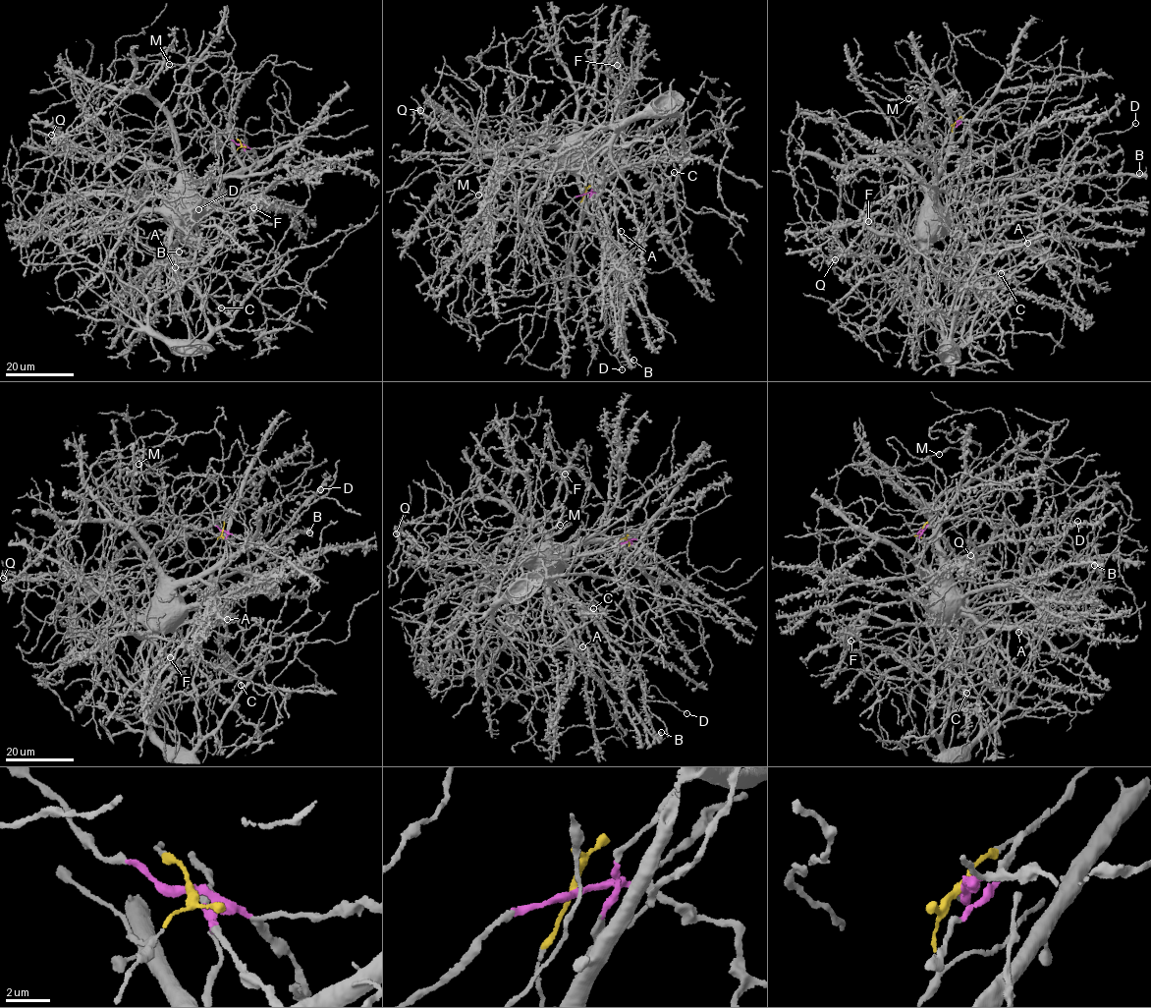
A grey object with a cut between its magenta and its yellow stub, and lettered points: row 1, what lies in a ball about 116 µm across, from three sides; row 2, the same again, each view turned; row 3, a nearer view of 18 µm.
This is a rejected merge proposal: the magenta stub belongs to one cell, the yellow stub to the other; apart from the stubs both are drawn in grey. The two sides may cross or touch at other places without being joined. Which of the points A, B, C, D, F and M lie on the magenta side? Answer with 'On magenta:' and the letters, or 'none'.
On magenta: A, C, D, M

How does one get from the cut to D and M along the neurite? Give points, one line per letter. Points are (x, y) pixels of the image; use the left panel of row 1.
D: (241, 143), (257, 159), (246, 150), (218, 164), (187, 220), (178, 222), (187, 197), (198, 209)
M: (241, 143), (222, 219), (66, 252), (87, 183), (127, 202), (187, 121), (169, 64)

